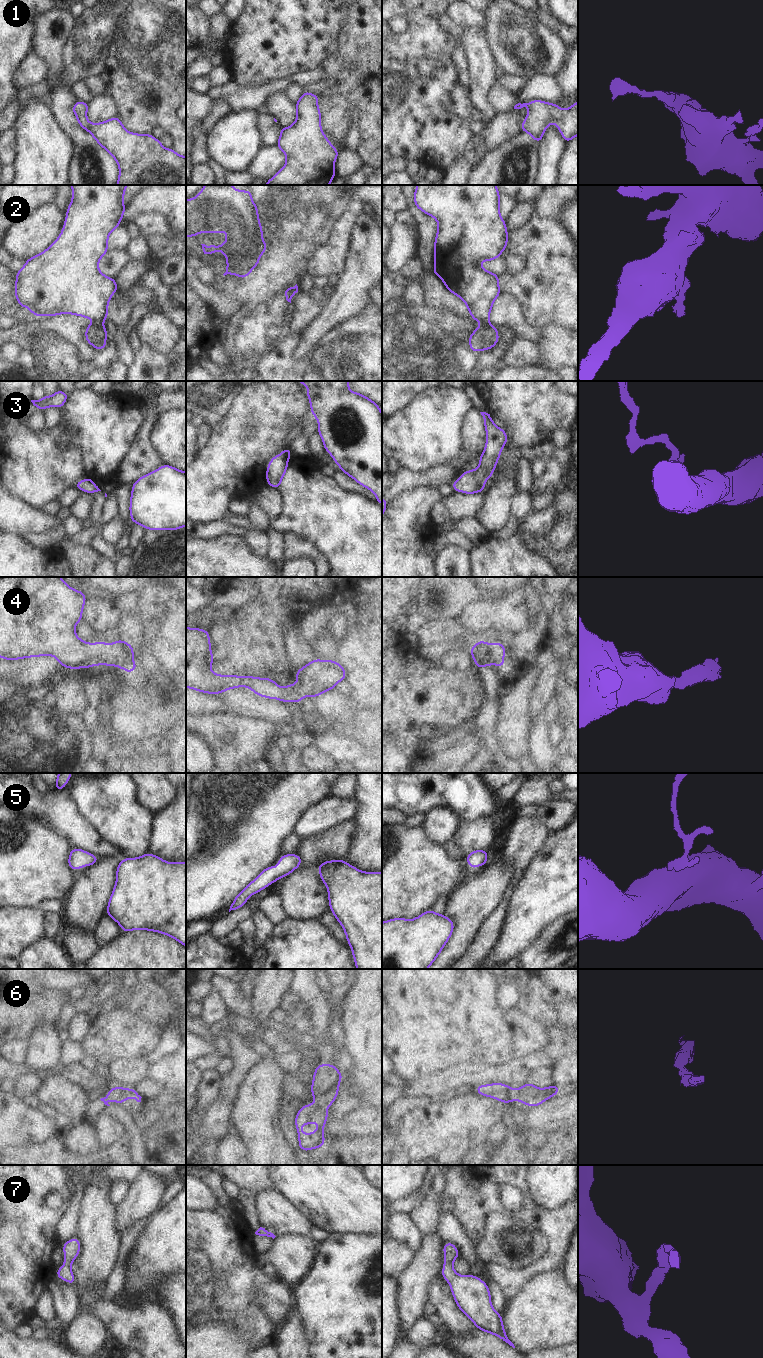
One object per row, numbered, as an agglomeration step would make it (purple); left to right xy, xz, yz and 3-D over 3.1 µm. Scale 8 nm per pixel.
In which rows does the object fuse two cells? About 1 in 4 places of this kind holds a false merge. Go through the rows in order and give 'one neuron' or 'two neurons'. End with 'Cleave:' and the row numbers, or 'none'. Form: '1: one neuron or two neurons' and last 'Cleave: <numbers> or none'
1: one neuron
2: two neurons
3: one neuron
4: one neuron
5: one neuron
6: one neuron
7: one neuron
Cleave: 2

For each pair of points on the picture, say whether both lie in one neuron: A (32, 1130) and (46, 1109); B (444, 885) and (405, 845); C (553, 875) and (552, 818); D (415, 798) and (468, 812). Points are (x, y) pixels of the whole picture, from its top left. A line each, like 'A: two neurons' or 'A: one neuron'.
A: two neurons
B: one neuron
C: two neurons
D: one neuron

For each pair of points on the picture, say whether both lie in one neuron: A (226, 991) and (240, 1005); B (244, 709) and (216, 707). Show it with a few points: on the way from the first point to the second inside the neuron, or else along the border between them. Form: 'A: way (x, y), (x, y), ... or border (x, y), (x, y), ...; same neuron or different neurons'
A: way (229, 994), (237, 1002); same neuron
B: way (237, 706), (223, 706); same neuron

